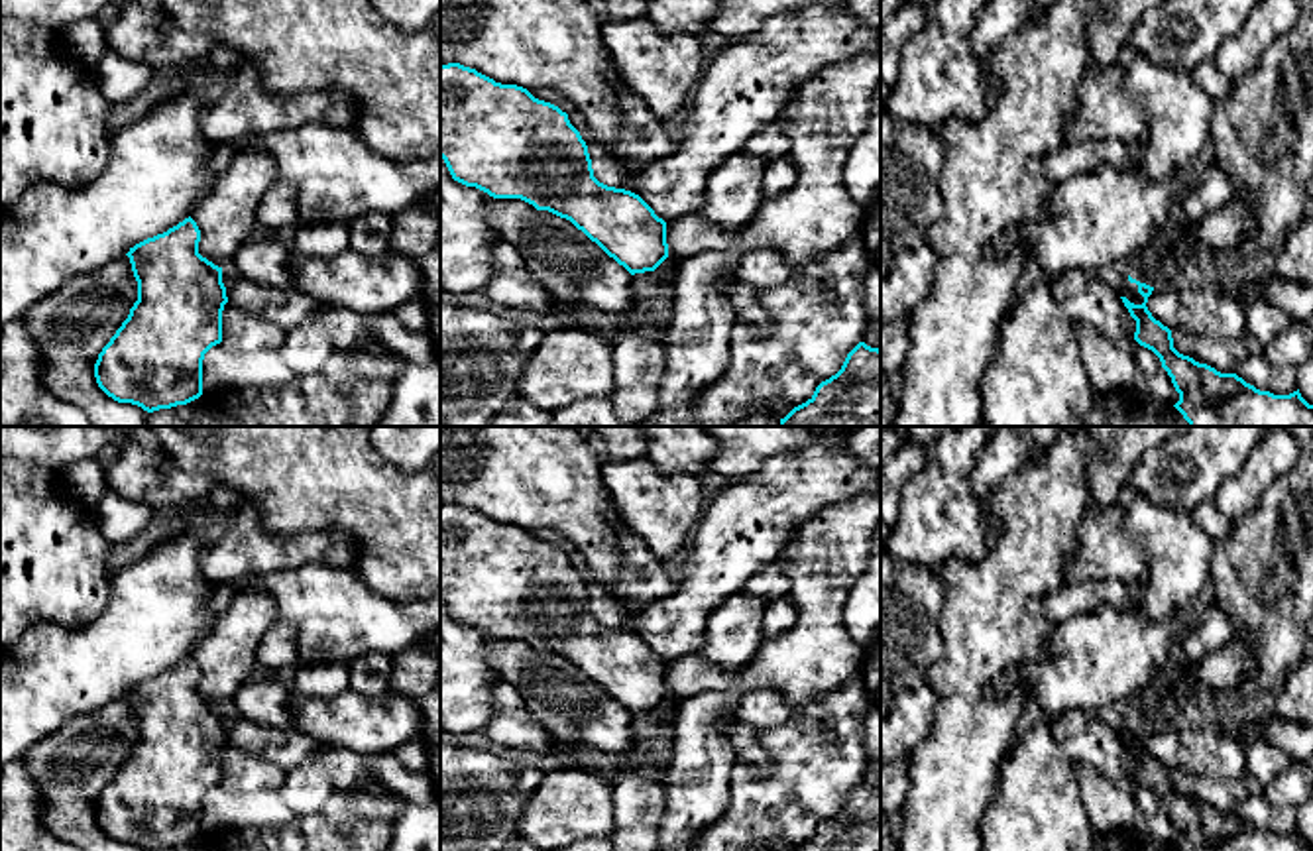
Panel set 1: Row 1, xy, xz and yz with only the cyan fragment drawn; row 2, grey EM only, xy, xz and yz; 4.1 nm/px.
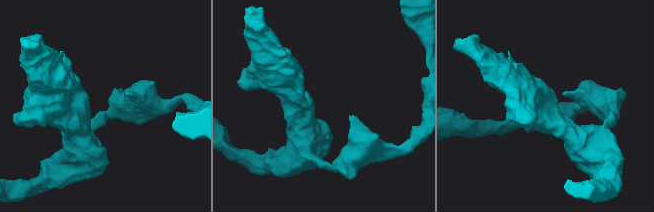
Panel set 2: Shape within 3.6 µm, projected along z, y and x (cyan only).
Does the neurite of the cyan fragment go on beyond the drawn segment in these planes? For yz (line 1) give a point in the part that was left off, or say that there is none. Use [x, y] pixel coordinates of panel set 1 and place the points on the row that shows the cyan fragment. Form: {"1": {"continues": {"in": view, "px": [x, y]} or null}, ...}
{"1": {"continues": null}}

